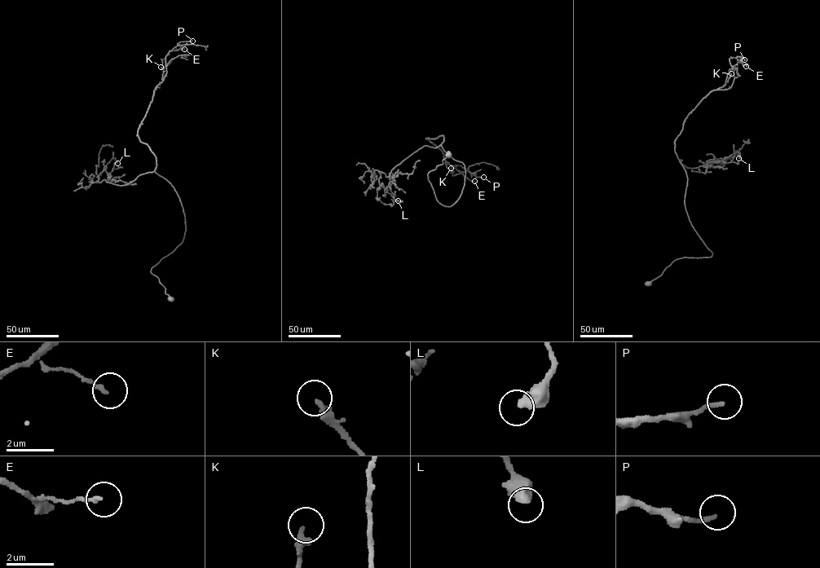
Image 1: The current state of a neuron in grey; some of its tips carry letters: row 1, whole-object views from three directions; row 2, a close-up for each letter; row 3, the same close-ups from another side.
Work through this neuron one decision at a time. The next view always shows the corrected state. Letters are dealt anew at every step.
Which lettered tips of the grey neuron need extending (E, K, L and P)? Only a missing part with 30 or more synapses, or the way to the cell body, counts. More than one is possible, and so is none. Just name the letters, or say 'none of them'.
none of them

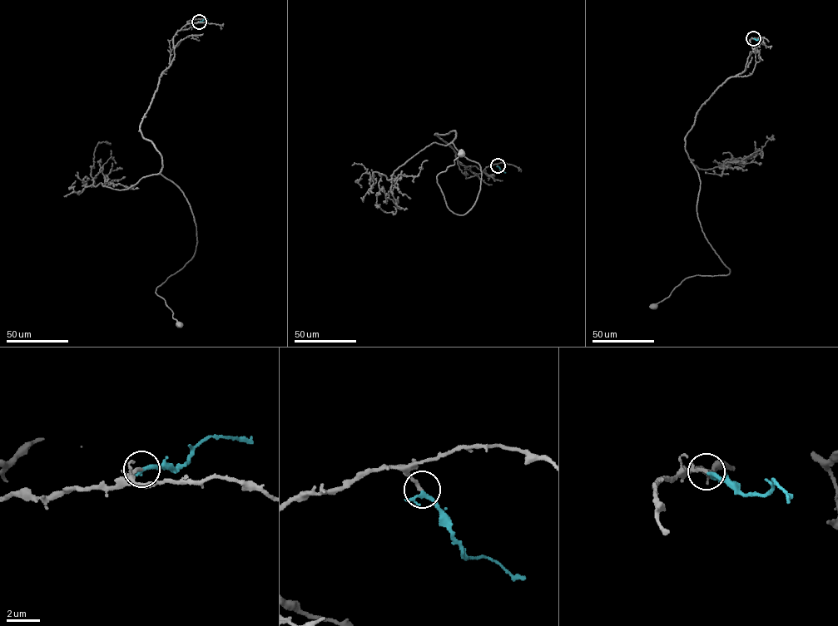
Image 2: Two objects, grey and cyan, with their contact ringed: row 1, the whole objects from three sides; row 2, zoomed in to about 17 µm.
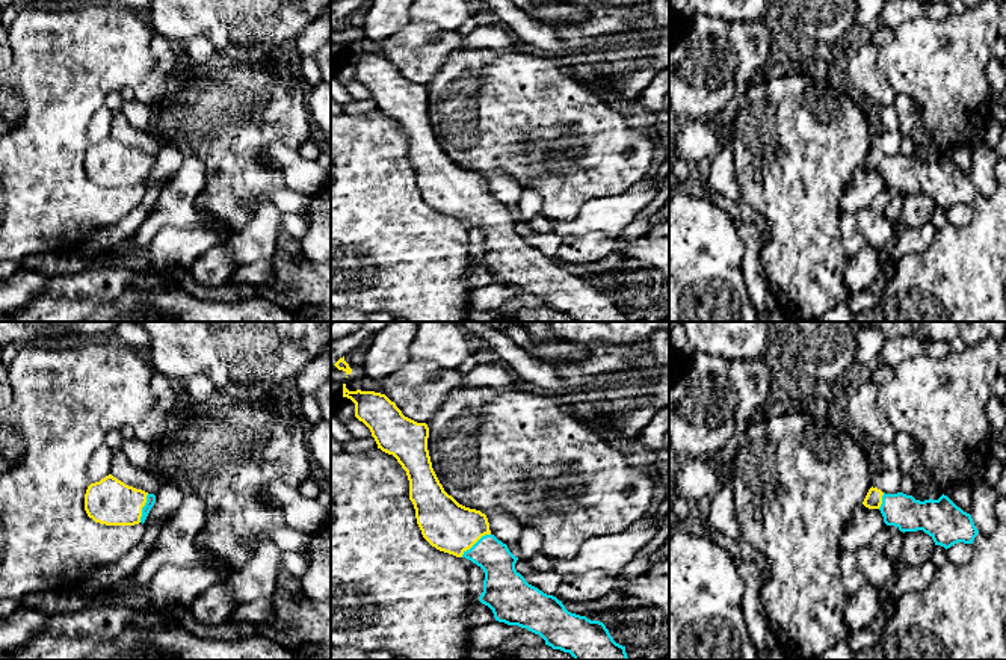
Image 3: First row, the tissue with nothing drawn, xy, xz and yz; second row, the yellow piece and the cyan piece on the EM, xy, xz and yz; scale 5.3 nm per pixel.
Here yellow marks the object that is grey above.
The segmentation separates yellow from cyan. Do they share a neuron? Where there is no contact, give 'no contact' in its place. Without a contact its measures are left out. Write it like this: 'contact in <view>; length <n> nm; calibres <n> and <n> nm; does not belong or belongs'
contact in xz; length 200 nm; calibres 260 and 190 nm; belongs

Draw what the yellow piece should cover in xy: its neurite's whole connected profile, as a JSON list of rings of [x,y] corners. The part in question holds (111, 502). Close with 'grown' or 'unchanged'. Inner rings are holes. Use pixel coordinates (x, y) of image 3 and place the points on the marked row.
[[[112,474],[91,483],[85,494],[88,517],[106,526],[143,524],[154,503],[154,494],[128,486]]]; grown

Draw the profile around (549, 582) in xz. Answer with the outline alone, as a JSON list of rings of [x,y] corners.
[[[518,559],[515,563],[517,572],[520,572],[526,581],[547,595],[556,597],[556,592],[560,586],[562,575],[553,571],[529,571],[526,562]]]

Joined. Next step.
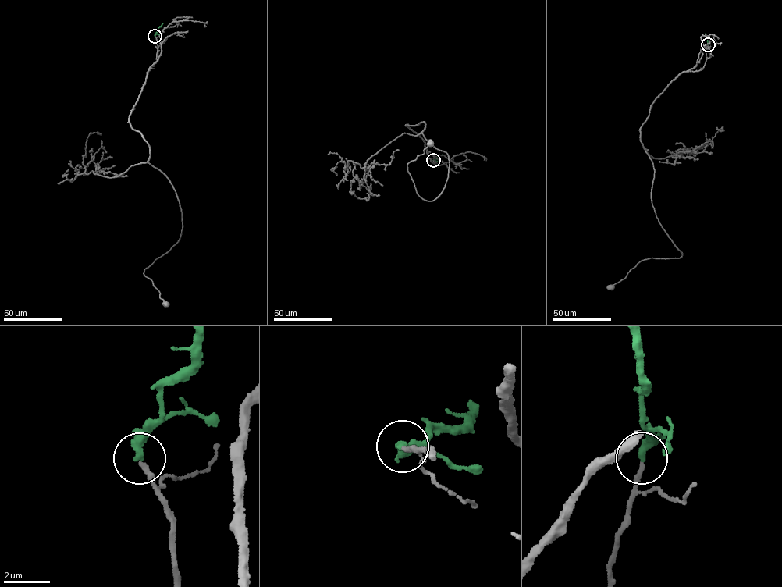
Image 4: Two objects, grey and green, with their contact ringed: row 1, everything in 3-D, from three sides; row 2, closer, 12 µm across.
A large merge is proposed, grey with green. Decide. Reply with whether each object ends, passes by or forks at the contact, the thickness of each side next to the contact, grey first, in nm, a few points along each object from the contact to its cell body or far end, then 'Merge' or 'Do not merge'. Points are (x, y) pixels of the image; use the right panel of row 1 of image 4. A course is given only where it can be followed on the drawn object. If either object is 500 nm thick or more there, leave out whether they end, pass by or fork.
At the ring grey ends. At the ring green ends. Thickness 200 nm (grey) against 400 nm. Course of grey: (707, 44), (704, 67), (671, 81), (640, 129), (654, 171), (652, 206), (682, 256), (641, 260), (611, 287). Course of green: (707, 44), (705, 33). Merge

